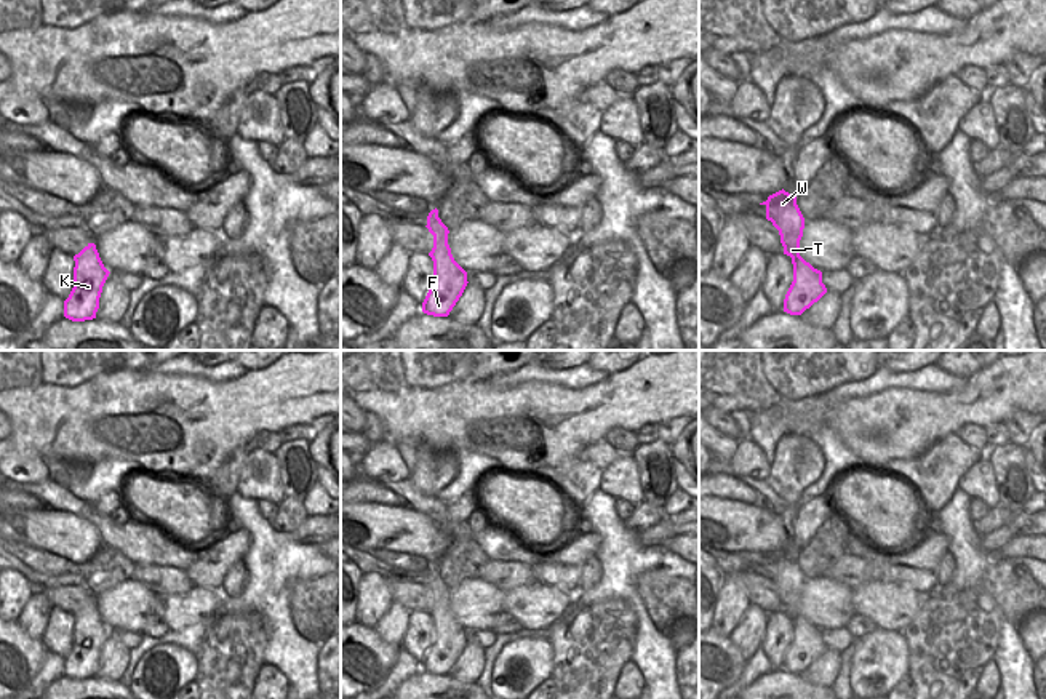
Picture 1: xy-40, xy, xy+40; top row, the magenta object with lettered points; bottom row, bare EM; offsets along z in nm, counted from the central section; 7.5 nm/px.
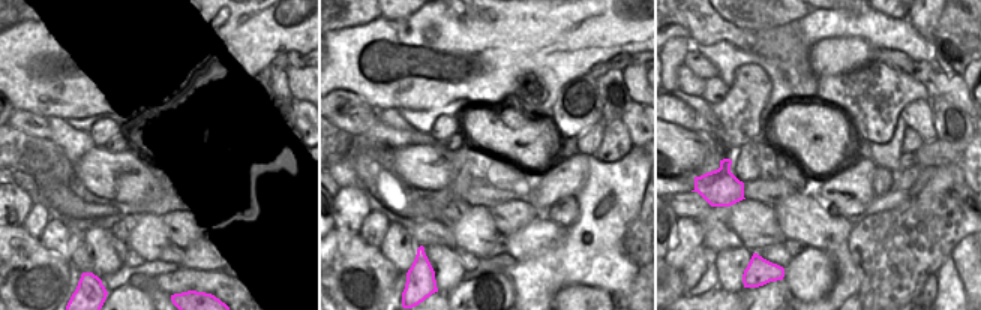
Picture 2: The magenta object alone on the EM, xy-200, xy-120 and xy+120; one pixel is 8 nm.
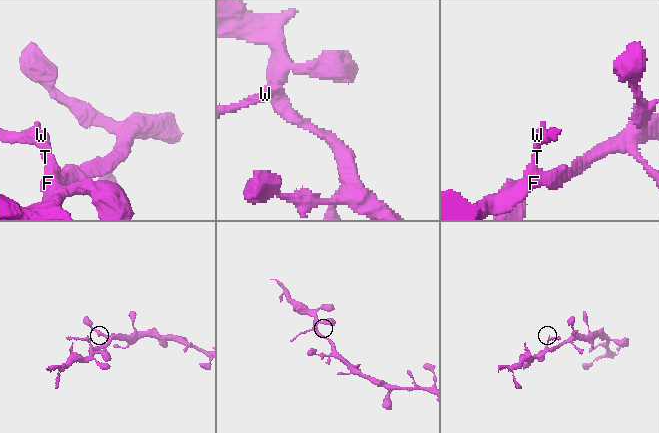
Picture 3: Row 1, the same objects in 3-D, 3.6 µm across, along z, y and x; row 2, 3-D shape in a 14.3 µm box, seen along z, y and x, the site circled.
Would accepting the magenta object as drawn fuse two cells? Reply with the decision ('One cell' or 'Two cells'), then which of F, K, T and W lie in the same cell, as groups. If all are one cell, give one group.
One cell. Groups: F K T W.

